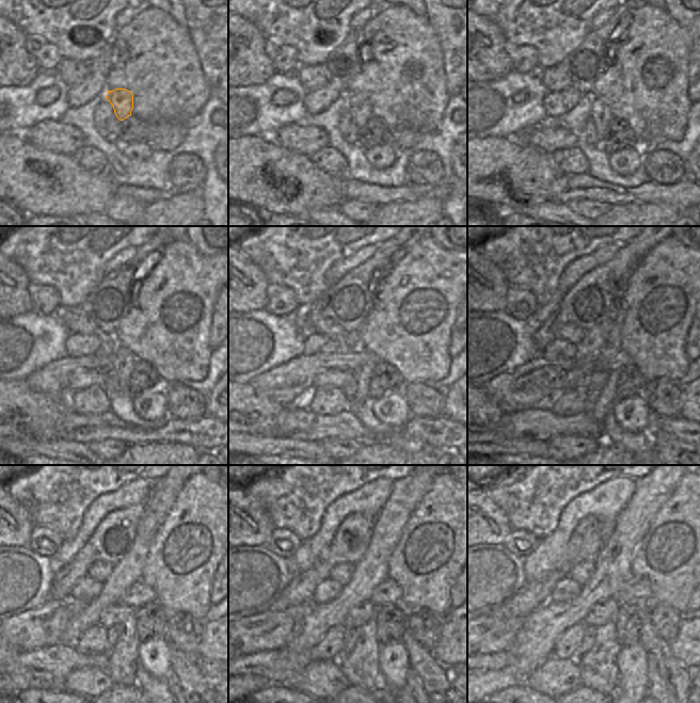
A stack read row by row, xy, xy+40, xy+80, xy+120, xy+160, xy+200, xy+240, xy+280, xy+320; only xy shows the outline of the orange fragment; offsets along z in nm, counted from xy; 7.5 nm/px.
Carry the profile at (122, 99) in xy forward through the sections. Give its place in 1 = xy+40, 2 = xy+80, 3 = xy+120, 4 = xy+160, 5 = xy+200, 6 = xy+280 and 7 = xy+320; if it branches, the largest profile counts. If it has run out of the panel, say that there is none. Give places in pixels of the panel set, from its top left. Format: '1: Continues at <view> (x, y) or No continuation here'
1: Continues at xy+40 (360, 106)
2: Continues at xy+80 (602, 116)
3: Continues at xy+120 (123, 360)
4: Continues at xy+160 (363, 374)
5: Continues at xy+200 (606, 400)
6: Continues at xy+280 (361, 666)
7: Continues at xy+320 (599, 667).

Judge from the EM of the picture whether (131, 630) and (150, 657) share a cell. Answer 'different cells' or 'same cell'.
different cells

